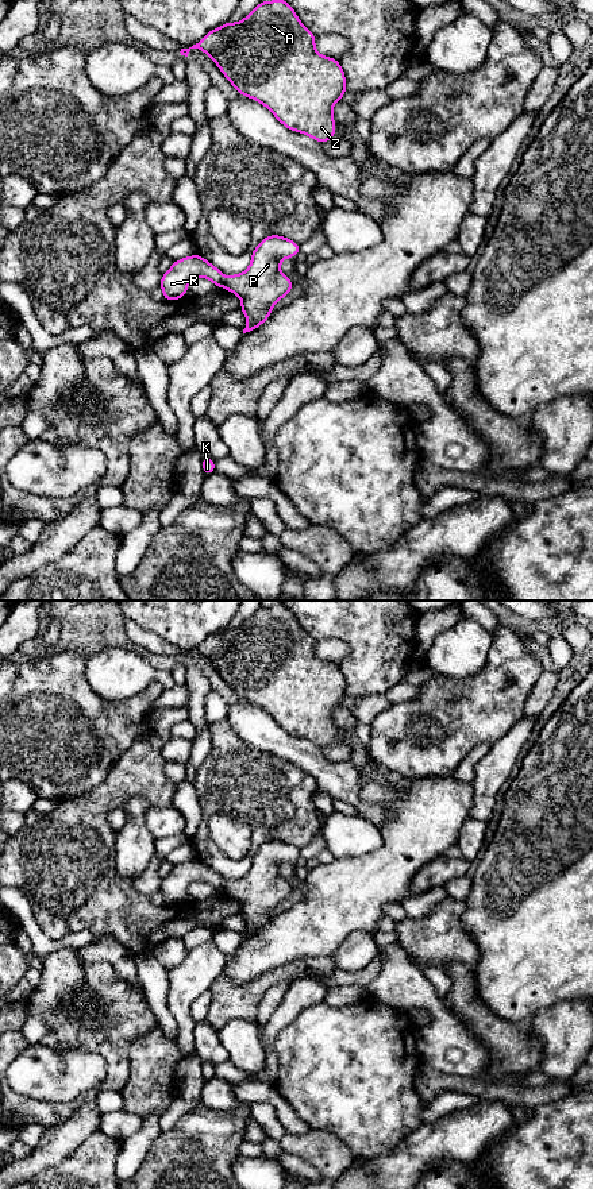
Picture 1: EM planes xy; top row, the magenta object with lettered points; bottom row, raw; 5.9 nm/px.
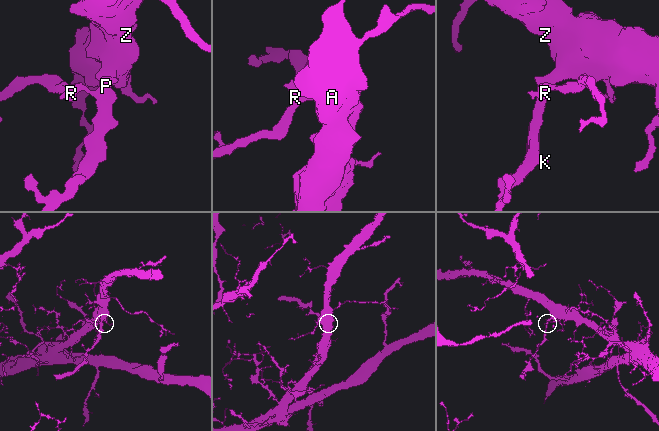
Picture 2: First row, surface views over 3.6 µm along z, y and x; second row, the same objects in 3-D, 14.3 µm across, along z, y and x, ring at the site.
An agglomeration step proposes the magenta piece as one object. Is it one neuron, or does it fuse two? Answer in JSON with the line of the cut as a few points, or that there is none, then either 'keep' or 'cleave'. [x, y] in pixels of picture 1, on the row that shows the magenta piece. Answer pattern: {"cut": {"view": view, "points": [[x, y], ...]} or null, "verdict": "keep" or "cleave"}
{"cut": null, "verdict": "keep"}

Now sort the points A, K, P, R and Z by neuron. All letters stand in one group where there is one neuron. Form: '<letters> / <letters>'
A K P R Z

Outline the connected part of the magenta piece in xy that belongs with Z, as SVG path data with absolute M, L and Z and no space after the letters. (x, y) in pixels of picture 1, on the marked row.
M285 0L261 1L242 22L230 23L211 30L189 49L181 49L188 57L192 49L207 53L226 78L242 96L263 104L286 128L305 134L320 144L335 136L334 104L344 96L346 76L338 59L320 55L315 50L313 35L297 18L294 9Z

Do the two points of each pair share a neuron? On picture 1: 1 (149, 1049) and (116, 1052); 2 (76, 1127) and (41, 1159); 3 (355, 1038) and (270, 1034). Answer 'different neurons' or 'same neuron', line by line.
1: different neurons
2: same neuron
3: different neurons

